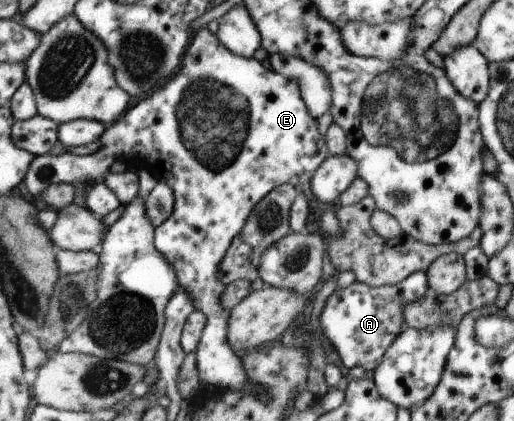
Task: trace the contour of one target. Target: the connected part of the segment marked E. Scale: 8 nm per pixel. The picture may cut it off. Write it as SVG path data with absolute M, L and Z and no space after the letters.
M204 27L195 33L194 41L191 43L191 49L188 50L187 56L183 61L183 68L180 73L173 77L160 90L156 90L151 97L141 100L138 104L132 106L124 117L119 121L108 126L106 133L101 139L101 148L92 155L74 154L66 152L61 156L39 155L31 163L31 169L27 173L27 177L23 181L26 189L32 196L42 195L52 184L57 183L74 183L76 181L84 181L92 184L104 180L110 174L111 167L120 159L129 165L129 168L139 169L146 168L156 179L165 181L174 192L175 208L173 214L160 226L155 228L155 248L170 262L179 279L179 285L186 288L191 293L192 299L195 300L195 308L203 311L207 315L208 325L203 333L199 348L197 349L199 376L202 384L208 384L212 389L236 391L244 389L254 393L261 401L267 399L267 395L263 389L259 387L250 387L247 384L246 372L243 370L242 359L239 354L228 347L227 344L227 319L229 312L219 304L219 294L223 292L224 284L219 282L217 278L217 267L219 261L226 253L232 238L240 232L244 222L252 209L259 201L263 200L276 186L282 184L290 184L294 188L300 188L301 185L311 181L312 174L327 159L328 153L326 142L316 127L316 119L308 112L303 98L299 94L299 84L294 80L287 78L286 75L280 75L271 69L266 70L261 62L251 58L243 58L231 54L226 47L220 44L215 38L215 34L211 34L208 28Z

